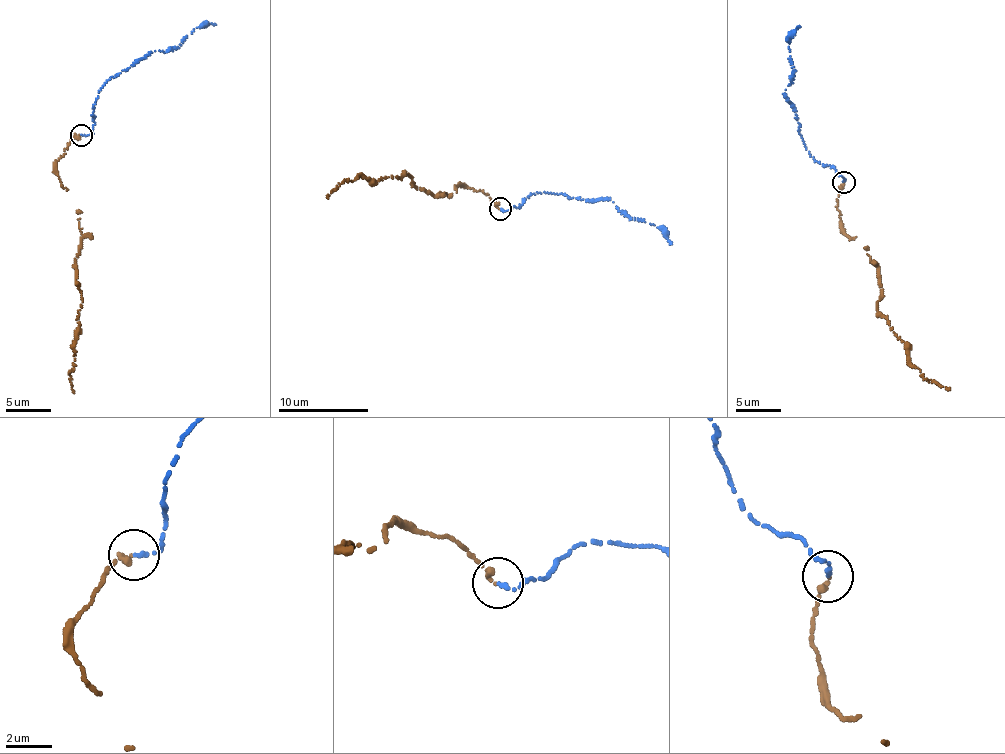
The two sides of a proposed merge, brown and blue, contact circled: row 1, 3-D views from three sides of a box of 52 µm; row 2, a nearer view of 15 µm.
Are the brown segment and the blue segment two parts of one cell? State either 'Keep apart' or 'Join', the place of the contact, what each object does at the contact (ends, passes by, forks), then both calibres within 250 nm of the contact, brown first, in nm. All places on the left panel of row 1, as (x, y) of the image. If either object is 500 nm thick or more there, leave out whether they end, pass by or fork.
Join. Place: (81, 135). At the ring brown ends. At the ring blue ends. Thickness 260 nm (brown) against 190 nm

